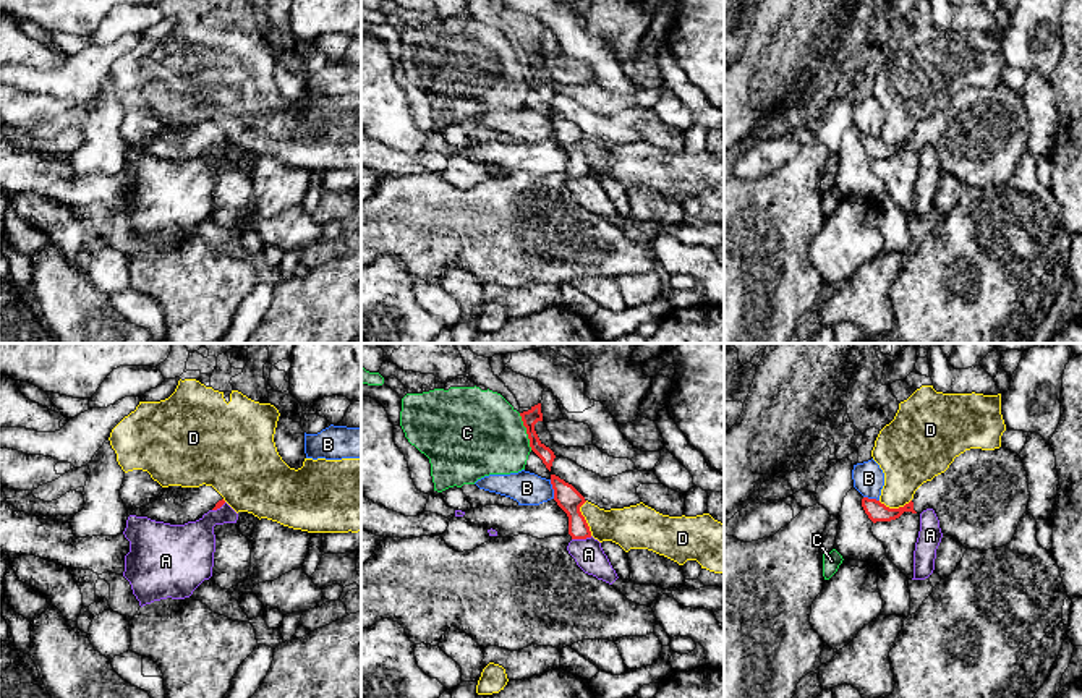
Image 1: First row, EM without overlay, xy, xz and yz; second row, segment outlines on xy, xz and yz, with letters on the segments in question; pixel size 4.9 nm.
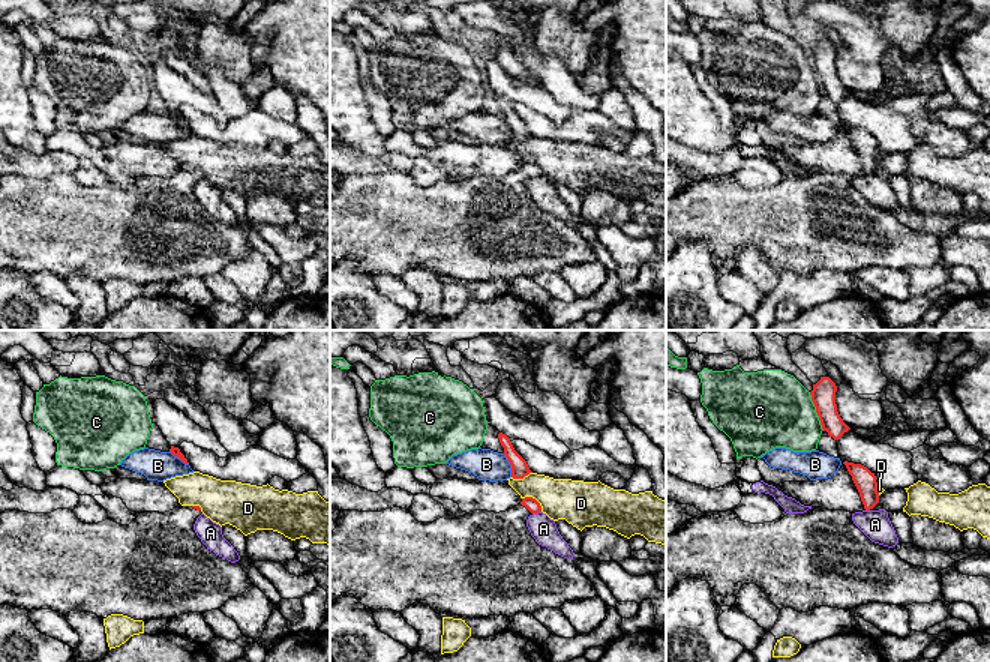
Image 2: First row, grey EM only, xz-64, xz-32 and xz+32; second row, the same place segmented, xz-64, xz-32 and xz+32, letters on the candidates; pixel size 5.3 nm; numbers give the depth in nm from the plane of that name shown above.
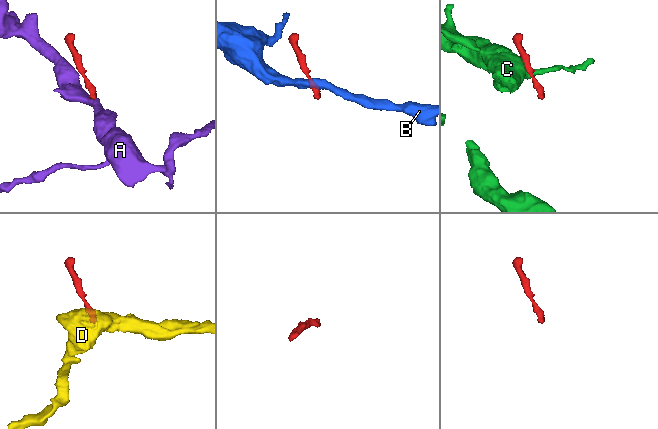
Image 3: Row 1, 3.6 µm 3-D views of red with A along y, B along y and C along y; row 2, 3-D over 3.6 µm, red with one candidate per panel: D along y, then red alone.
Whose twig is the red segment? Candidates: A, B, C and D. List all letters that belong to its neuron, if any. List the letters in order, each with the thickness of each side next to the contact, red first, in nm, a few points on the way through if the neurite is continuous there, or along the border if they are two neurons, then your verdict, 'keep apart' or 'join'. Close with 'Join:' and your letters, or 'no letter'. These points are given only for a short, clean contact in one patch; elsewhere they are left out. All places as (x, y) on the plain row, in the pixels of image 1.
A: 120 nm thick on the red side, 150 nm on the other; border along xz (592, 174), (572, 177); keep apart
B: 120 nm thick on the red side, 160 nm on the other; border along xz (549, 117), (554, 135); keep apart
C: 80 nm thick on the red side, 440 nm on the other; border along xz (519, 51), (532, 86); keep apart
D: 120 nm thick on the red side, 220 nm on the other; border along xz (585, 138), (580, 151), (592, 172); keep apart
Join: no letter

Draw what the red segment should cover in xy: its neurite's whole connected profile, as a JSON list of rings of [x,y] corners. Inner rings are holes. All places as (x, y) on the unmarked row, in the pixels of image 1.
[[[206,121],[199,125],[168,123],[164,128],[160,134],[146,144],[126,146],[128,154],[136,152],[170,162],[185,162],[225,141],[224,134]]]

